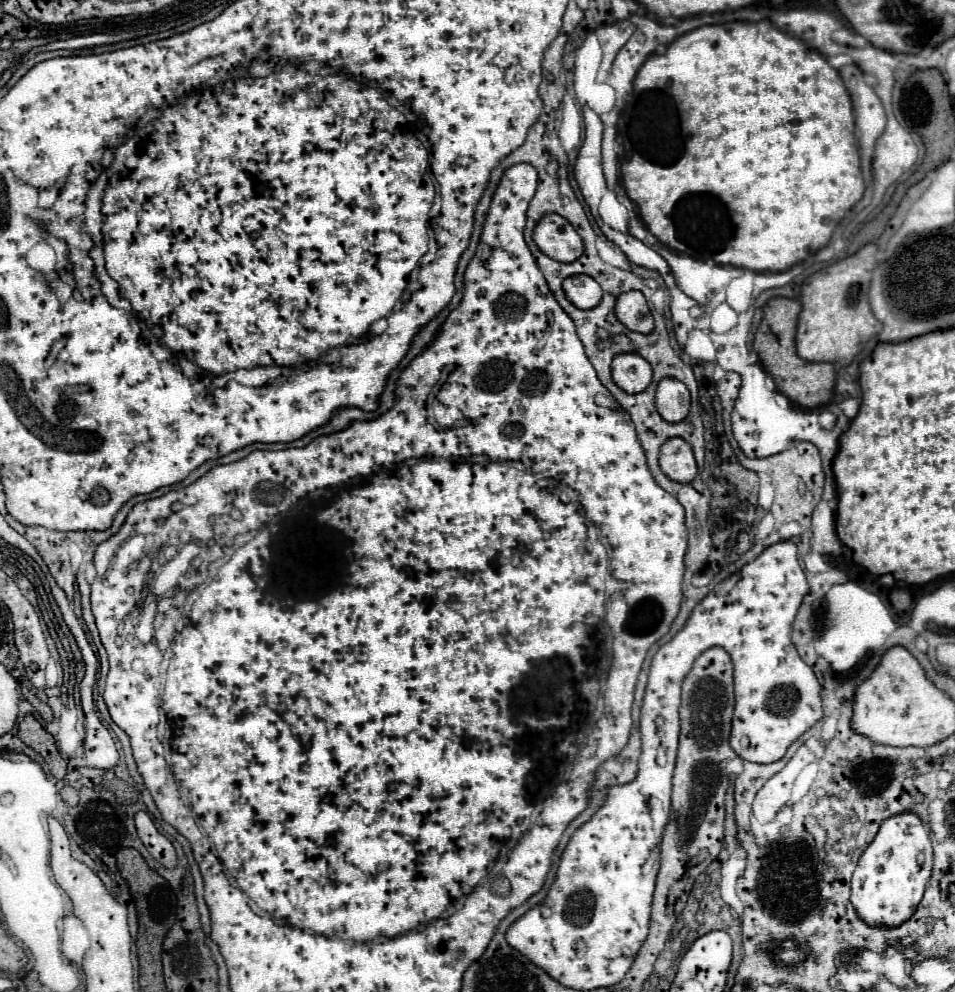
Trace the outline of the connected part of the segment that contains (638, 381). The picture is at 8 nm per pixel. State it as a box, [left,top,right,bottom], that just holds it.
[612,353,652,393]

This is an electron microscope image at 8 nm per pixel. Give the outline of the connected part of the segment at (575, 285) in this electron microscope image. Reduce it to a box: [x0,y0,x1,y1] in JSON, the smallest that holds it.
[564,275,602,309]

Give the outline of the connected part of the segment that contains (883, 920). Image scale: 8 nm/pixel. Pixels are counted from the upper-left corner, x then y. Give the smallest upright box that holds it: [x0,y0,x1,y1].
[850,811,932,927]

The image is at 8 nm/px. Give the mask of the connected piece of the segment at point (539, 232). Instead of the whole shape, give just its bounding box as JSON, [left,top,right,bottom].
[534,213,584,263]

